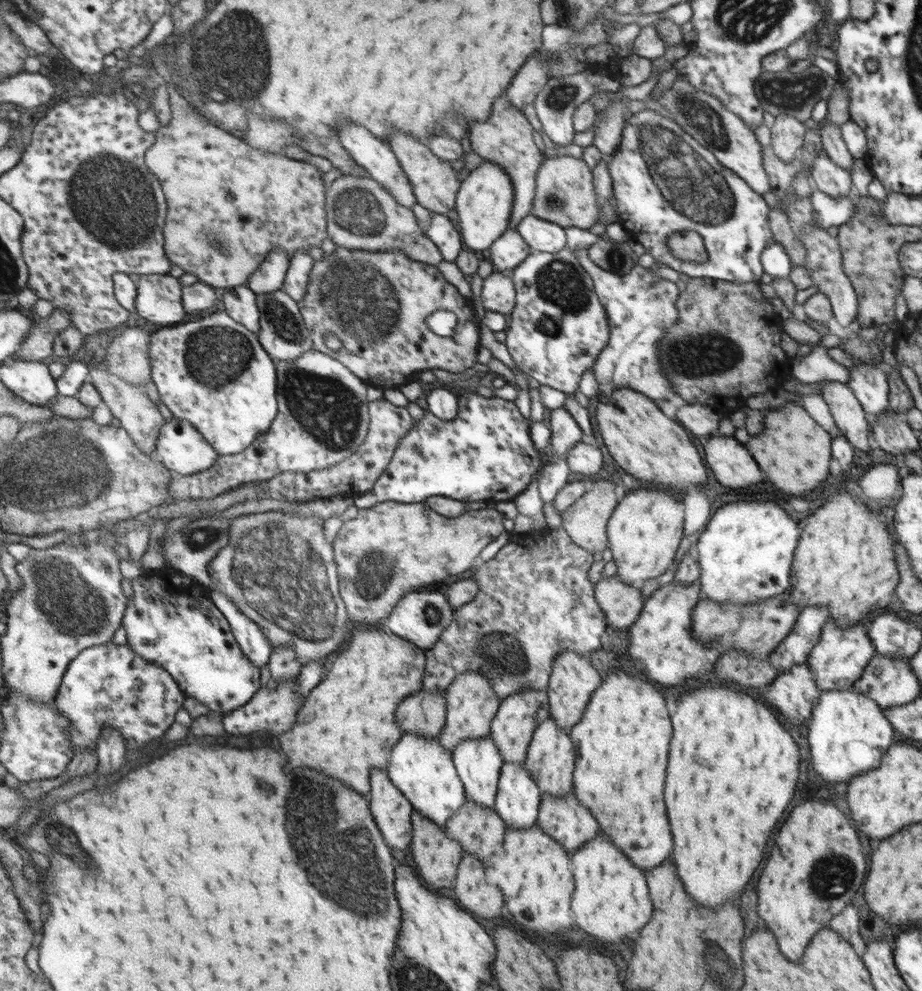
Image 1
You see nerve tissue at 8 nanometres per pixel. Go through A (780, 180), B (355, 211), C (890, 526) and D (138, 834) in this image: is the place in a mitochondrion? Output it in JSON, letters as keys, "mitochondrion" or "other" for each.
{"A":"other","B":"mitochondrion","C":"other","D":"other"}

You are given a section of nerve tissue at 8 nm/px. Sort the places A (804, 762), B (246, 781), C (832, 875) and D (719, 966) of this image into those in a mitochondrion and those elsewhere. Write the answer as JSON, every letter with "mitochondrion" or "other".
{"A":"other","B":"other","C":"mitochondrion","D":"mitochondrion"}

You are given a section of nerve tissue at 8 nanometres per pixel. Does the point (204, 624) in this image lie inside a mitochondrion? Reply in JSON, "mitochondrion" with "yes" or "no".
{"mitochondrion":"no"}

